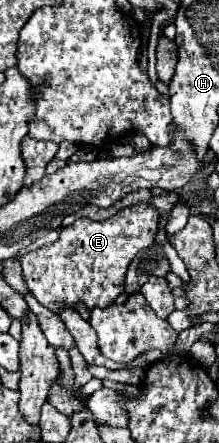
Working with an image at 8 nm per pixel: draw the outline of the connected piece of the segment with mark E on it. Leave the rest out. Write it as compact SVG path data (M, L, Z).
M144 203L120 209L106 221L92 221L88 217L76 219L60 231L56 243L30 251L20 259L30 293L54 313L62 307L62 303L74 307L78 301L82 301L88 309L110 307L122 293L124 275L134 255L154 243L158 221L160 215L156 209Z

